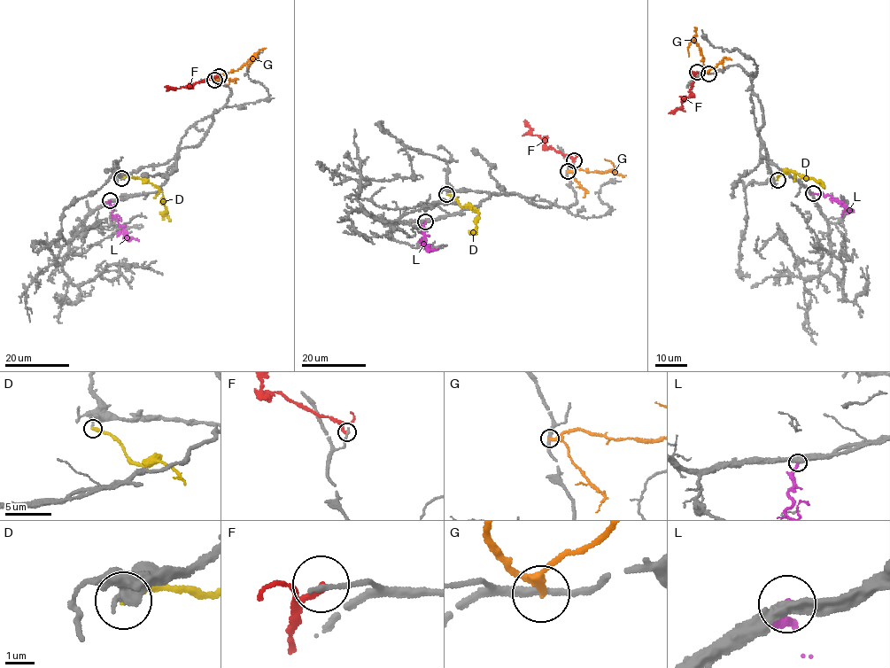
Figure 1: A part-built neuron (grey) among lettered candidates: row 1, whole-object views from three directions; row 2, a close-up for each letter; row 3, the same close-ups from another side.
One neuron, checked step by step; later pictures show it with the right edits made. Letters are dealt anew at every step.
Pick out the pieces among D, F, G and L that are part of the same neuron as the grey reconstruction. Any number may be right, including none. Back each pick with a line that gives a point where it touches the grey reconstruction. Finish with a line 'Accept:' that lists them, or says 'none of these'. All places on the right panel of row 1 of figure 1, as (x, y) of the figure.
Accept: none of these

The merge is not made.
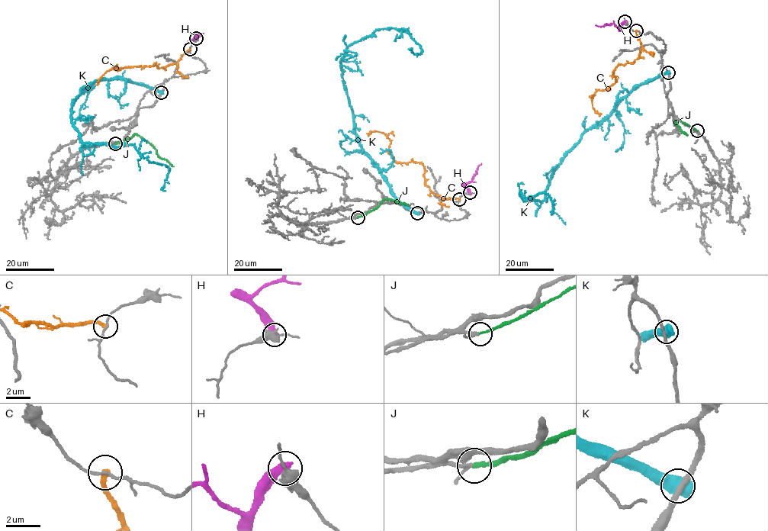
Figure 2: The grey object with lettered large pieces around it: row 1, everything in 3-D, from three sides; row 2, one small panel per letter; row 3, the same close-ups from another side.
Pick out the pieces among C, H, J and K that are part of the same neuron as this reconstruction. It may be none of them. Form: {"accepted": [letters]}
{"accepted": ["J"]}

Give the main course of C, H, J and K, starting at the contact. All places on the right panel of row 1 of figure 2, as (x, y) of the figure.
C: (635, 30), (642, 48), (637, 59), (619, 65), (612, 72), (616, 80), (597, 90), (592, 99), (599, 116)
H: (625, 21), (620, 27), (613, 24), (602, 27), (596, 25)
J: (697, 130), (678, 120), (674, 121), (687, 135)
K: (669, 72), (636, 85), (584, 133), (544, 200), (519, 192), (525, 200), (545, 192), (551, 214)

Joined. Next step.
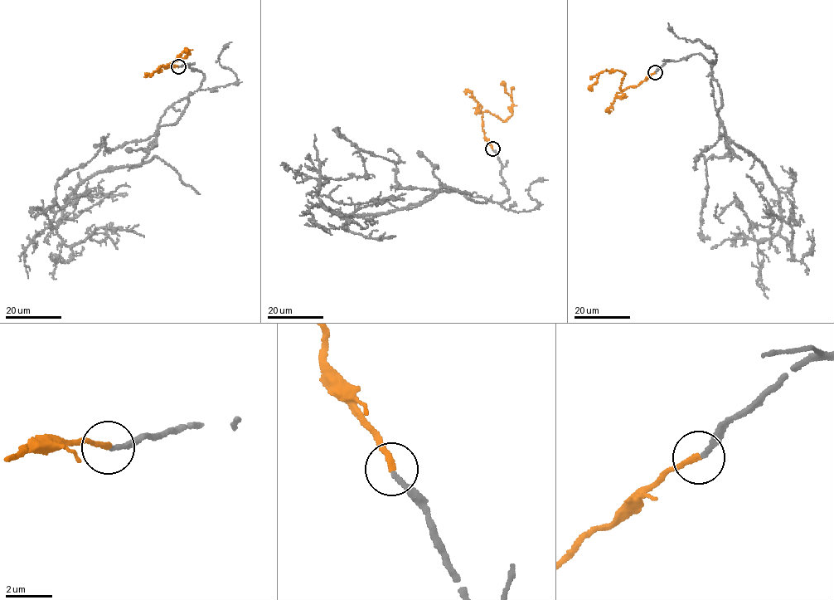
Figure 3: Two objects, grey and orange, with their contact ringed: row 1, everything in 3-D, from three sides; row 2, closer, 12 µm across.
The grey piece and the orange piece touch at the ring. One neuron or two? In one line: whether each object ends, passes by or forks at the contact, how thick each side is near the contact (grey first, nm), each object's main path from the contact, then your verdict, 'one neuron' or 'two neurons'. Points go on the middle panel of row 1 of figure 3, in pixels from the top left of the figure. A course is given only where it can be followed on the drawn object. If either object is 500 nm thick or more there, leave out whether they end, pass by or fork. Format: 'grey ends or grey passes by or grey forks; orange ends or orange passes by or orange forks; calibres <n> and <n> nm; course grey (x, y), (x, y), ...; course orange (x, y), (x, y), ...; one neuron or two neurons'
grey ends; orange ends; calibres 160 and 220 nm; course grey (492, 148), (500, 203), (438, 190), (351, 217), (319, 199), (319, 179), (361, 177), (359, 151), (376, 156); course orange (492, 148), (482, 117), (488, 111), (505, 121), (512, 114), (512, 100), (503, 80); one neuron

